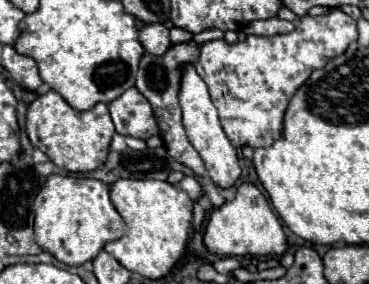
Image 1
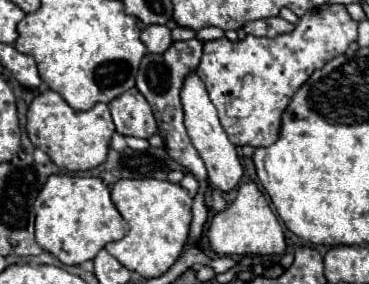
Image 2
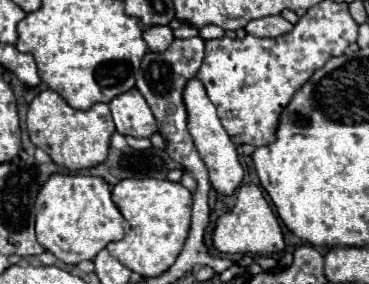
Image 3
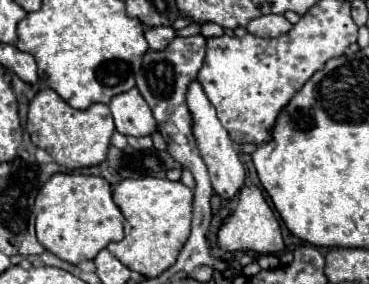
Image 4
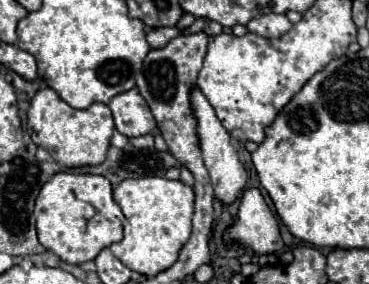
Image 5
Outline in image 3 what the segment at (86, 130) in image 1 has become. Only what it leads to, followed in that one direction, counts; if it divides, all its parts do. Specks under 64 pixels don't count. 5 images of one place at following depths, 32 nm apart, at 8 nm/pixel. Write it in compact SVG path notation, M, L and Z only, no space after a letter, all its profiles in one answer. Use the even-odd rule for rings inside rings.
M42 90L29 105L26 130L34 146L46 150L58 166L82 170L106 160L110 136L114 134L114 120L108 104L94 104L88 110L74 110L54 90Z

